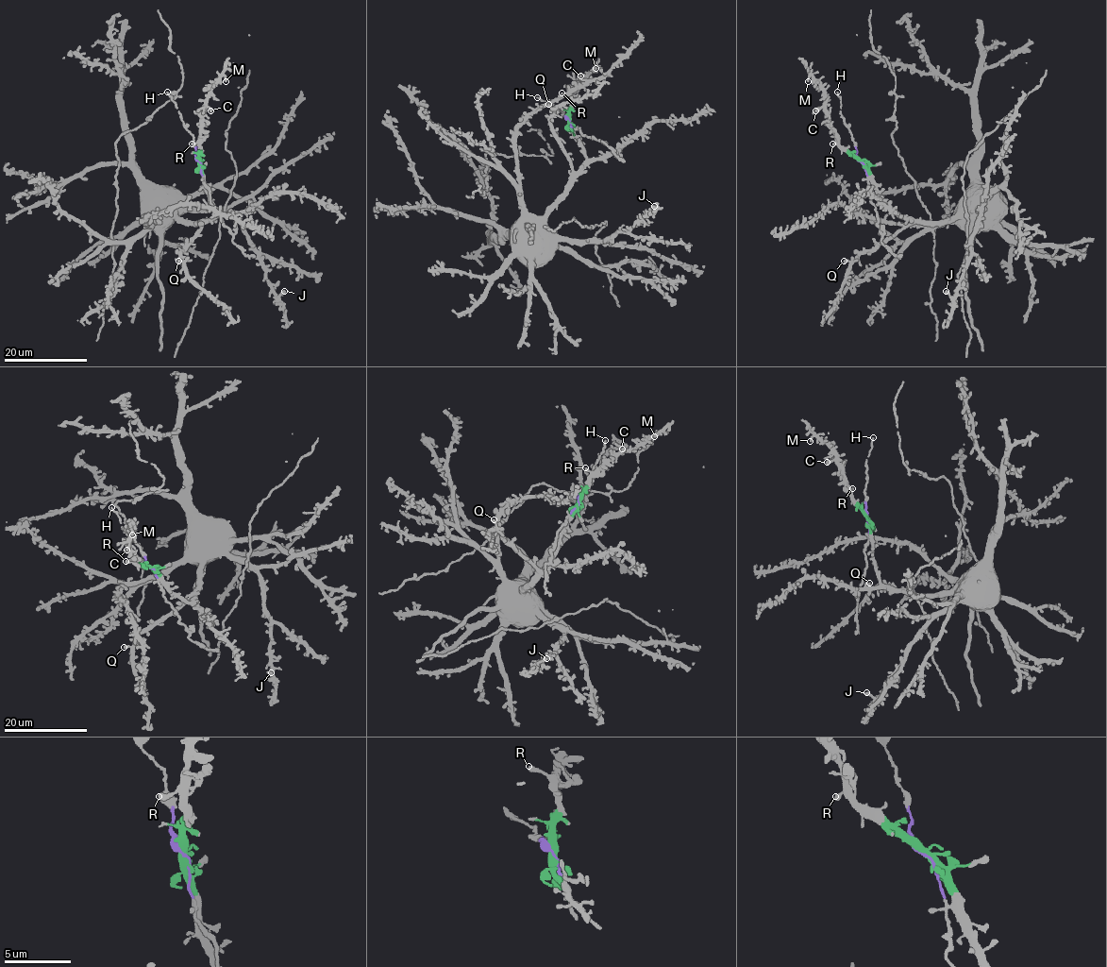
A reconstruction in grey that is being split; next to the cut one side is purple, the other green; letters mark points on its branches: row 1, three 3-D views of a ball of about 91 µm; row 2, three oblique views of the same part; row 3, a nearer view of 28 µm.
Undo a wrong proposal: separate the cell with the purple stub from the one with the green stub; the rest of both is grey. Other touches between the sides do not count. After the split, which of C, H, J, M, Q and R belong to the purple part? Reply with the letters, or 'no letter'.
H

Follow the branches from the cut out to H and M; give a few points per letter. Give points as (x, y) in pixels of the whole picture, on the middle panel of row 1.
H: (569, 120), (549, 100), (536, 97)
M: (569, 120), (571, 90), (595, 68)

